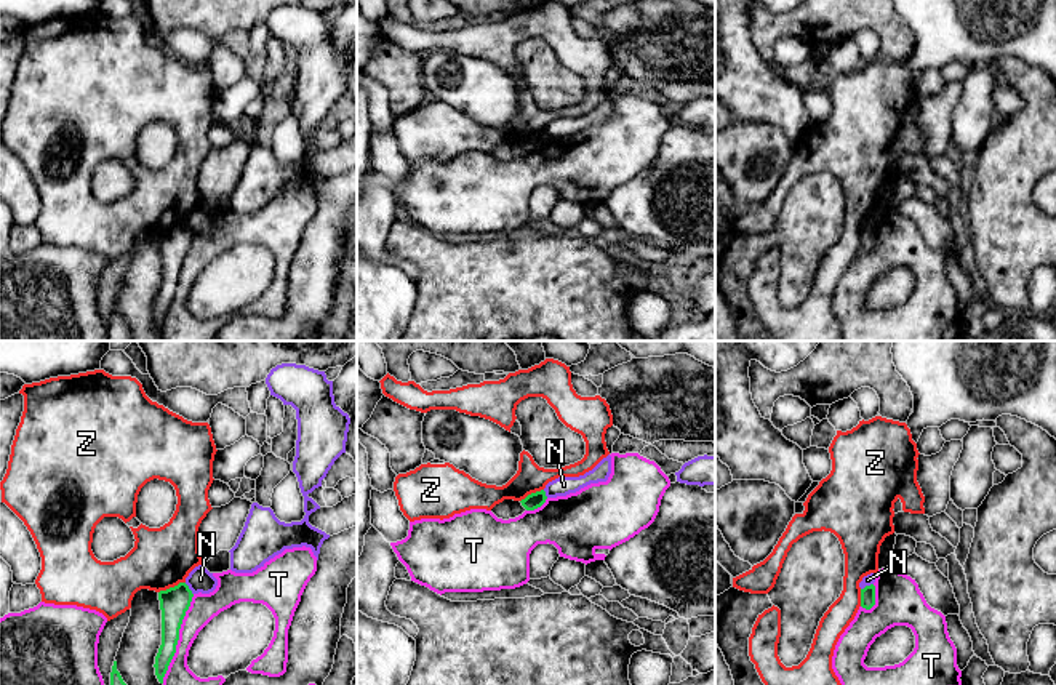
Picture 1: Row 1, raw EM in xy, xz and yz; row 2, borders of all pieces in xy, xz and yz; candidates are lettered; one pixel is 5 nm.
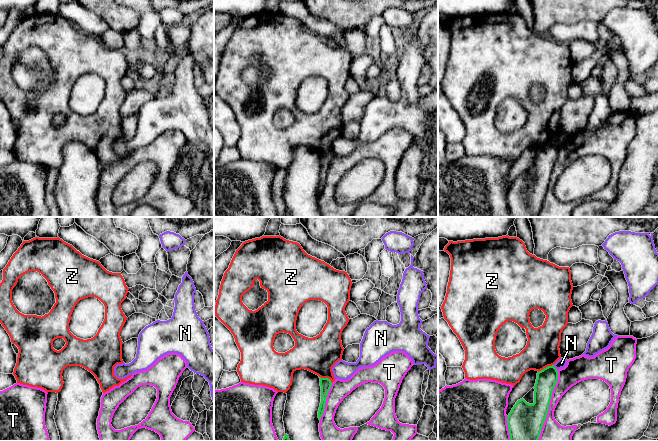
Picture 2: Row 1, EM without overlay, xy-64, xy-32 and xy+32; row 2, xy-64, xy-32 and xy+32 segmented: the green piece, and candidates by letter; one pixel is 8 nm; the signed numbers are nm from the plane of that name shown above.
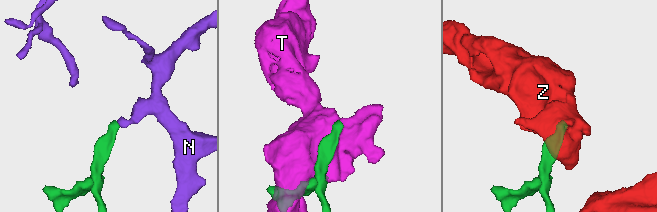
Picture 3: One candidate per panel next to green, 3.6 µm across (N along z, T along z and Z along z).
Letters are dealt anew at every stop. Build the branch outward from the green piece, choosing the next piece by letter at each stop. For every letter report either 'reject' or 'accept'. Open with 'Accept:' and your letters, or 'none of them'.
Accept: none of them
N: reject
T: reject
Z: reject

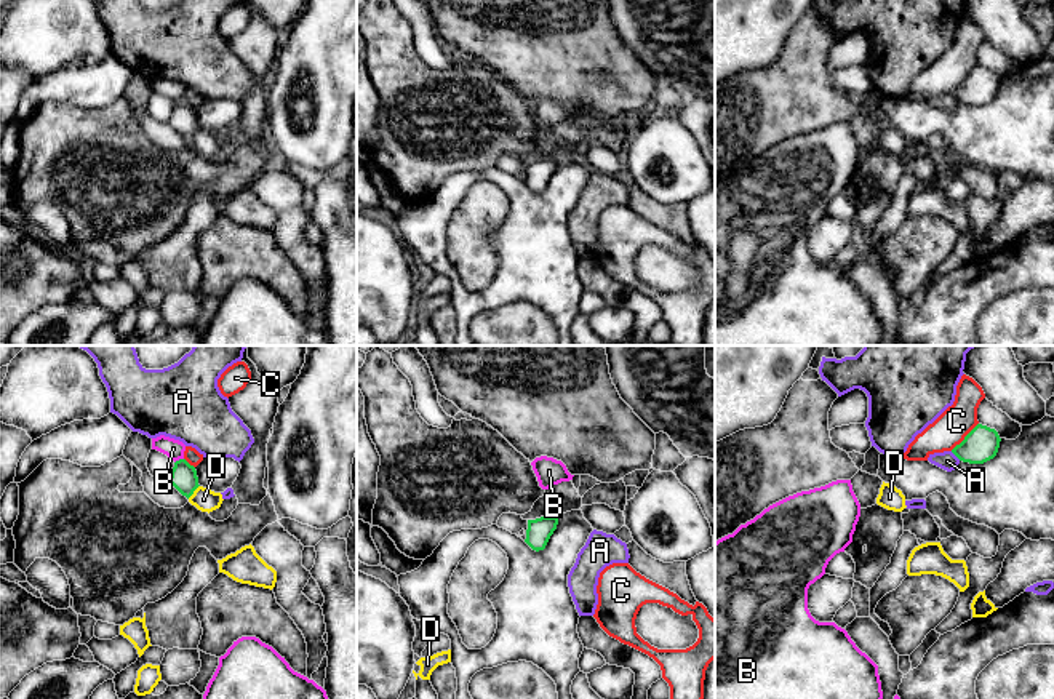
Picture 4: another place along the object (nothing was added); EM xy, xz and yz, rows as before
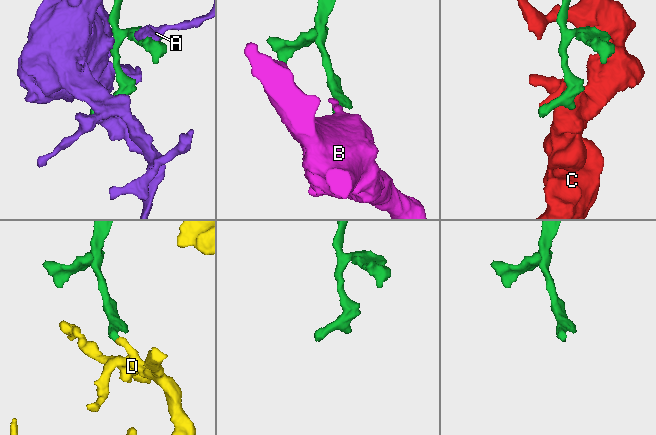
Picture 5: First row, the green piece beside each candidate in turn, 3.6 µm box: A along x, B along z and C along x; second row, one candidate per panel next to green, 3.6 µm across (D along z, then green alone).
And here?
Accept: D
A: reject
B: reject
C: reject
D: accept

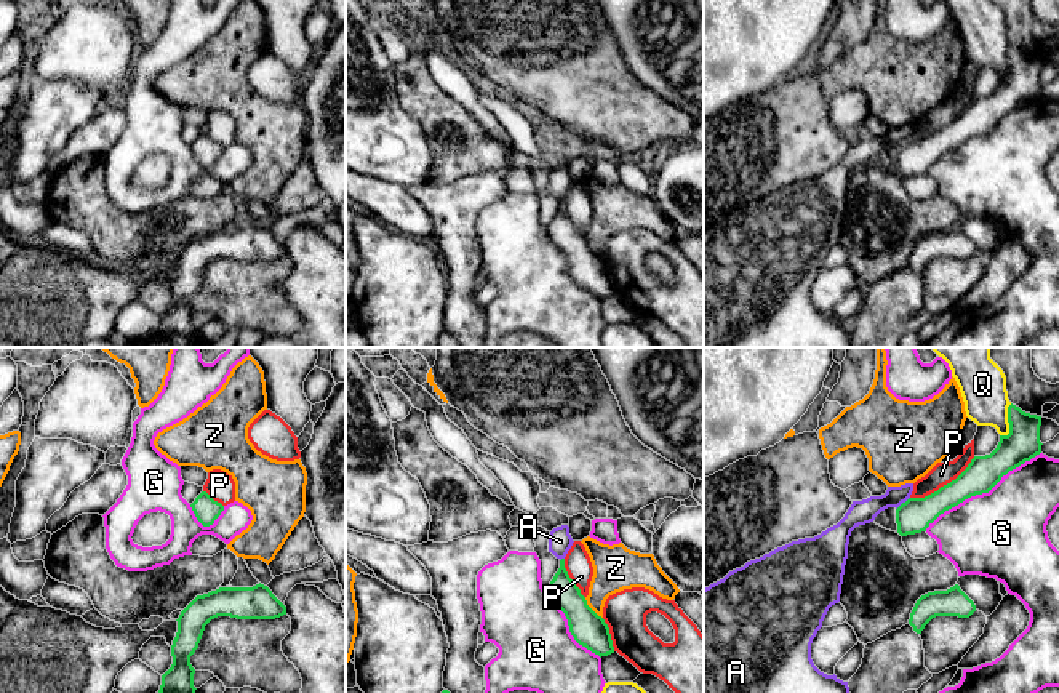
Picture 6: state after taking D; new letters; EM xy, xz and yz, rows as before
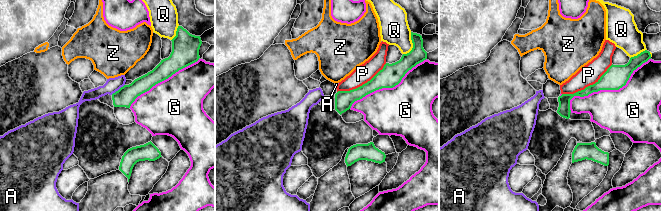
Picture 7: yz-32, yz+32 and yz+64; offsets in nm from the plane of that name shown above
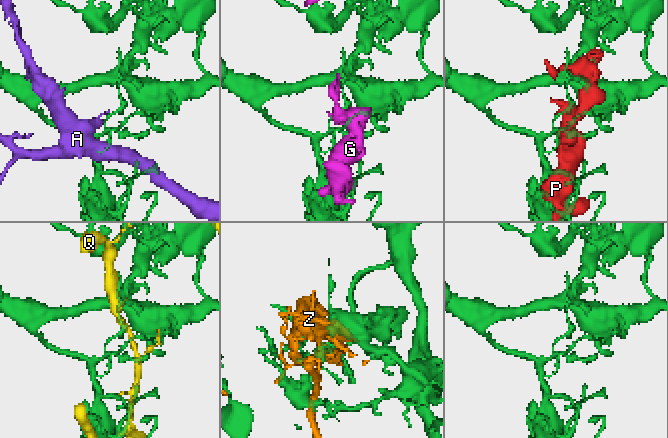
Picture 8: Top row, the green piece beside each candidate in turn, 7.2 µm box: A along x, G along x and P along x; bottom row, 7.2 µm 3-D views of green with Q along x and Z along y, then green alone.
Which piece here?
Accept: none of them
A: reject
G: reject
P: reject
Q: reject
Z: reject

